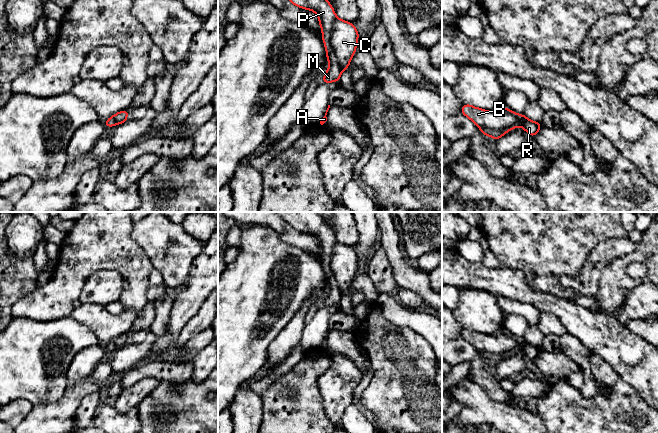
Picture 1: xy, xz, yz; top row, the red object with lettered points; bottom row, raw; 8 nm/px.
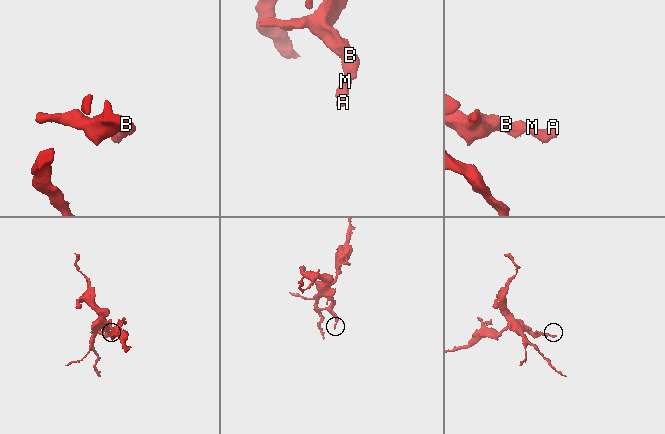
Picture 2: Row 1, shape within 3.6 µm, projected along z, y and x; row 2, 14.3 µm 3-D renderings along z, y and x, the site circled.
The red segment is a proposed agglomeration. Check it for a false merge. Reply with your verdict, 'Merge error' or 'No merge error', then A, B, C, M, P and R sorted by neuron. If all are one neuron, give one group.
Merge error. Groups: A M P R / B C

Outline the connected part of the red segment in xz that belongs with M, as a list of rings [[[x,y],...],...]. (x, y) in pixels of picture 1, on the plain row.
[[[275,212],[287,221],[290,226],[300,232],[312,234],[319,242],[322,263],[325,269],[327,286],[330,291],[325,296],[322,307],[340,305],[342,294],[337,287],[334,273],[331,269],[331,256],[336,243],[335,235],[325,220],[317,212]]]

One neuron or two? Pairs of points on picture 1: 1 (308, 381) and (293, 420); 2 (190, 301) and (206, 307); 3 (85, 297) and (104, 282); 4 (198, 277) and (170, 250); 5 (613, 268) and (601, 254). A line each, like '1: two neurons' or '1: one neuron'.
1: one neuron
2: two neurons
3: one neuron
4: two neurons
5: two neurons

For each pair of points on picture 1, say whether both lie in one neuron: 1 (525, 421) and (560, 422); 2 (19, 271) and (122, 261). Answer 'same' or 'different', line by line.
1: different
2: different

